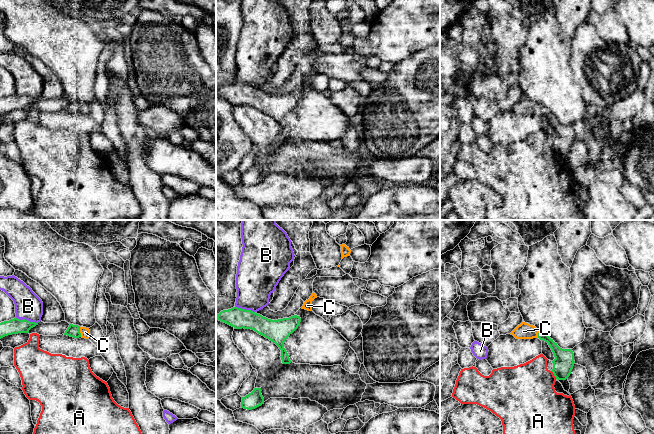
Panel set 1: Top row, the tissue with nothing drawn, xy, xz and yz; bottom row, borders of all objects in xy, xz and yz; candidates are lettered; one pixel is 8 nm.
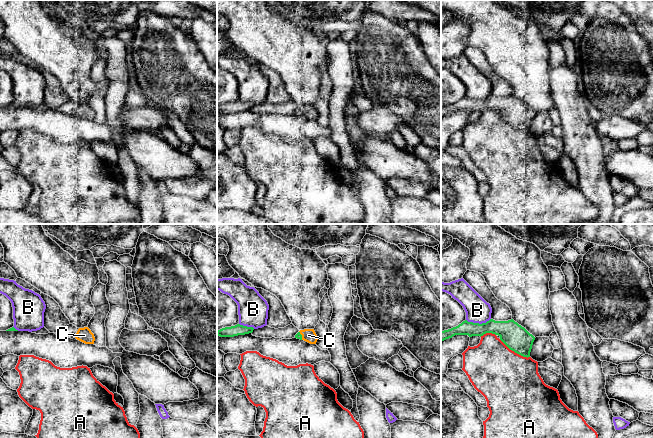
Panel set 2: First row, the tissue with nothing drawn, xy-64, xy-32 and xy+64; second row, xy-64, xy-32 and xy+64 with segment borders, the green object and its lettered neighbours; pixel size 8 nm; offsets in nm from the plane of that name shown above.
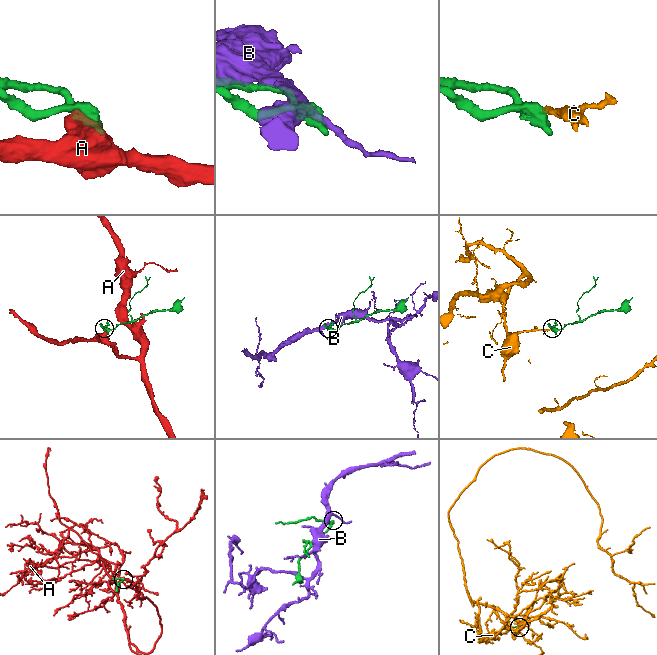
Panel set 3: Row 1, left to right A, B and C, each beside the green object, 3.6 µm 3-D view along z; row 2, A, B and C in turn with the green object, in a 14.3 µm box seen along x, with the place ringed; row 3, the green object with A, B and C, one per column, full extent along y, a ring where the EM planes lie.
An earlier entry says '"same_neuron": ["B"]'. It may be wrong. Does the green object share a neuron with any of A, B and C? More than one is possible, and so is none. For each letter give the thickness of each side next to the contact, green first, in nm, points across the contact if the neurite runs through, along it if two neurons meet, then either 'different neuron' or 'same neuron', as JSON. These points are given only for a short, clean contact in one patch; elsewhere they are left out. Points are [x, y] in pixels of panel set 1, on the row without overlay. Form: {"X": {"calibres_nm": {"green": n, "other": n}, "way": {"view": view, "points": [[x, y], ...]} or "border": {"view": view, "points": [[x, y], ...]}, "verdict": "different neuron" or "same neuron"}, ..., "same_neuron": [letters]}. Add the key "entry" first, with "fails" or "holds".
{"entry": "fails", "A": {"calibres_nm": {"green": 160, "other": 440}, "verdict": "different neuron"}, "B": {"calibres_nm": {"green": 130, "other": 220}, "border": {"view": "xy", "points": [[15, 93], [38, 98]]}, "verdict": "different neuron"}, "C": {"calibres_nm": {"green": 100, "other": 80}, "verdict": "same neuron"}, "same_neuron": ["C"]}

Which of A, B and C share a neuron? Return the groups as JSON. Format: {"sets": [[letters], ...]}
{"sets": [["A"], ["B"], ["C"]]}

